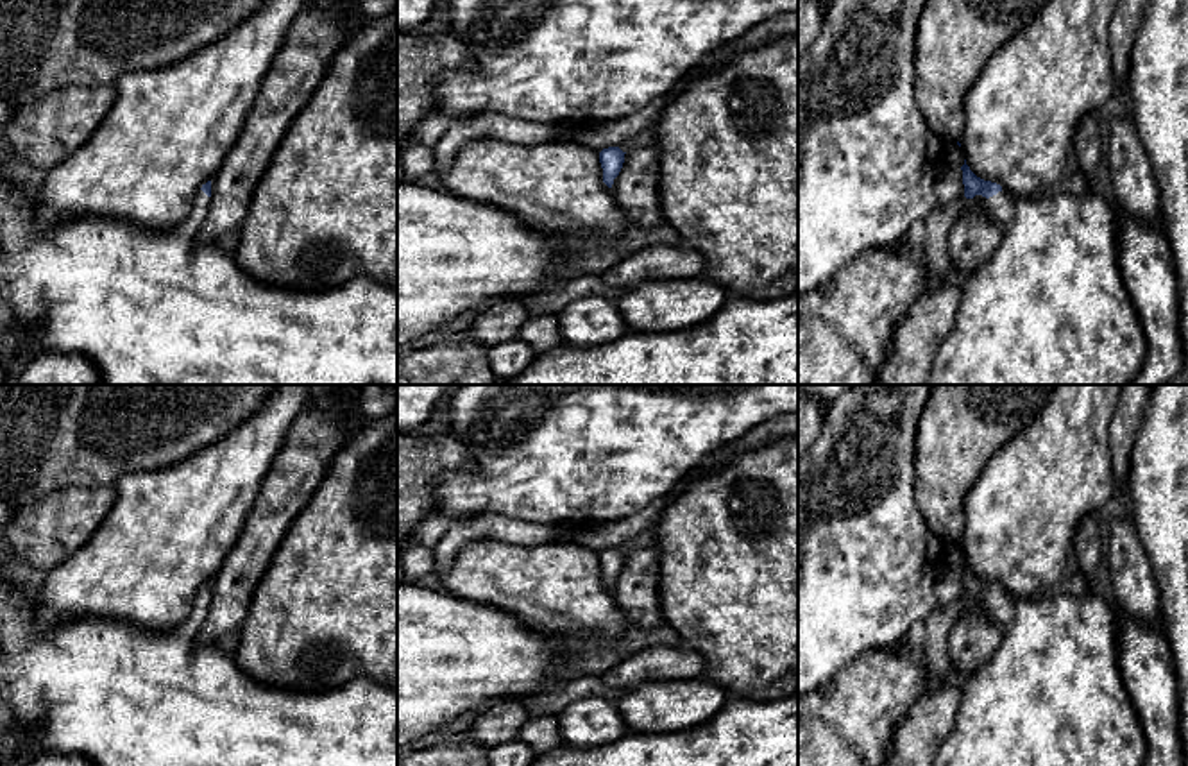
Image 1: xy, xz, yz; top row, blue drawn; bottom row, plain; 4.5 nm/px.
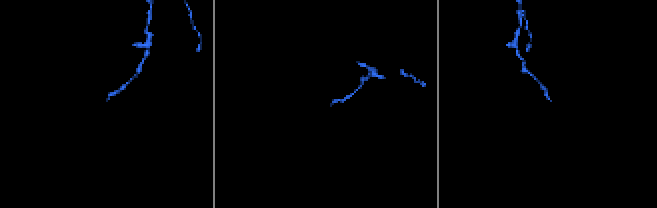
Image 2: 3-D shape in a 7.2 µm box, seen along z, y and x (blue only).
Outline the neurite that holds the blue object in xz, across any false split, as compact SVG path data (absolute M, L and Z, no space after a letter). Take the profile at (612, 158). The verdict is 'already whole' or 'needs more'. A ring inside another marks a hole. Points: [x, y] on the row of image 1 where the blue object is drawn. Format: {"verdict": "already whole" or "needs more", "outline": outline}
{"verdict": "already whole", "outline": "M608 147L599 152L599 163L603 168L603 183L612 188L614 179L619 175L624 154L619 147Z"}

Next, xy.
{"verdict": "needs more", "outline": "M0 172L0 306L9 306L14 315L18 353L79 353L89 358L102 385L397 385L397 290L383 286L367 276L358 276L342 286L302 292L268 286L243 272L234 256L218 243L200 245L197 236L208 217L211 181L202 184L190 217L168 231L150 231L123 218L79 217L41 227L36 222L36 197L29 199L25 188L9 174Z"}

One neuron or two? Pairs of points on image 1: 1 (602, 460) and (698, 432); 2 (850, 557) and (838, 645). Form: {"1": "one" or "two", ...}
{"1": "one", "2": "one"}

